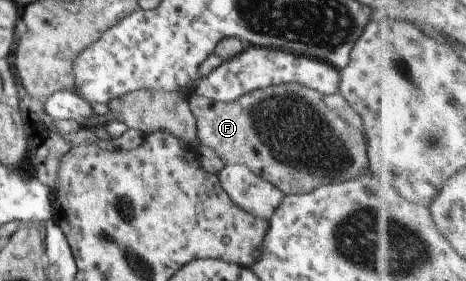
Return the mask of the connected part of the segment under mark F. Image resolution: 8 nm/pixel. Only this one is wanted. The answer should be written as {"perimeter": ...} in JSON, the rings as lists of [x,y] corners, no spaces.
{"perimeter":[[[296,82],[280,84],[242,94],[234,101],[216,101],[192,94],[189,106],[196,119],[196,136],[210,146],[224,166],[246,166],[254,174],[274,184],[285,195],[310,194],[316,187],[367,176],[370,160],[363,129],[350,126],[339,114],[328,108],[318,90],[310,90]]]}

